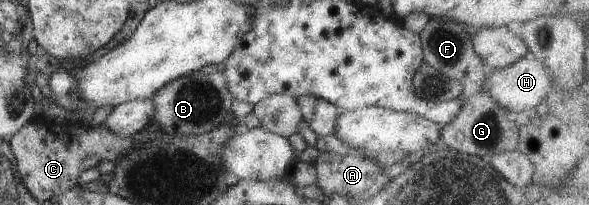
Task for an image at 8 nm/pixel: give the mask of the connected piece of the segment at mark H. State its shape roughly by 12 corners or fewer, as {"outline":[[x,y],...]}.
{"outline":[[527,55],[492,71],[482,87],[516,115],[535,109],[554,81]]}

